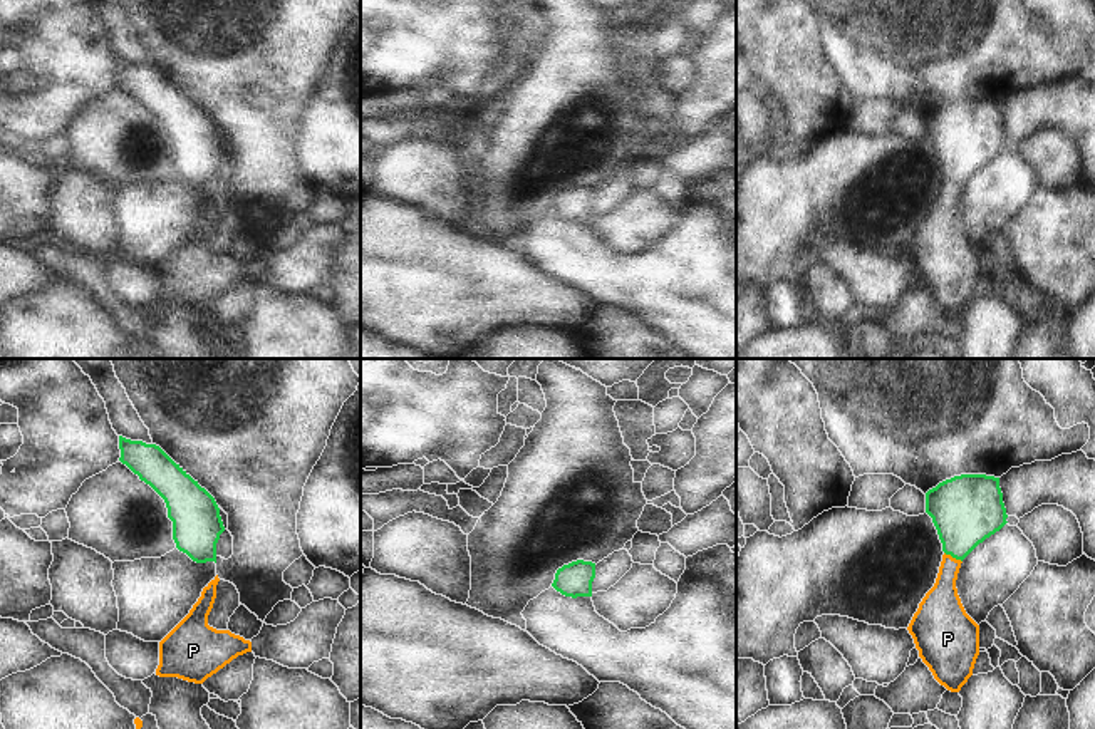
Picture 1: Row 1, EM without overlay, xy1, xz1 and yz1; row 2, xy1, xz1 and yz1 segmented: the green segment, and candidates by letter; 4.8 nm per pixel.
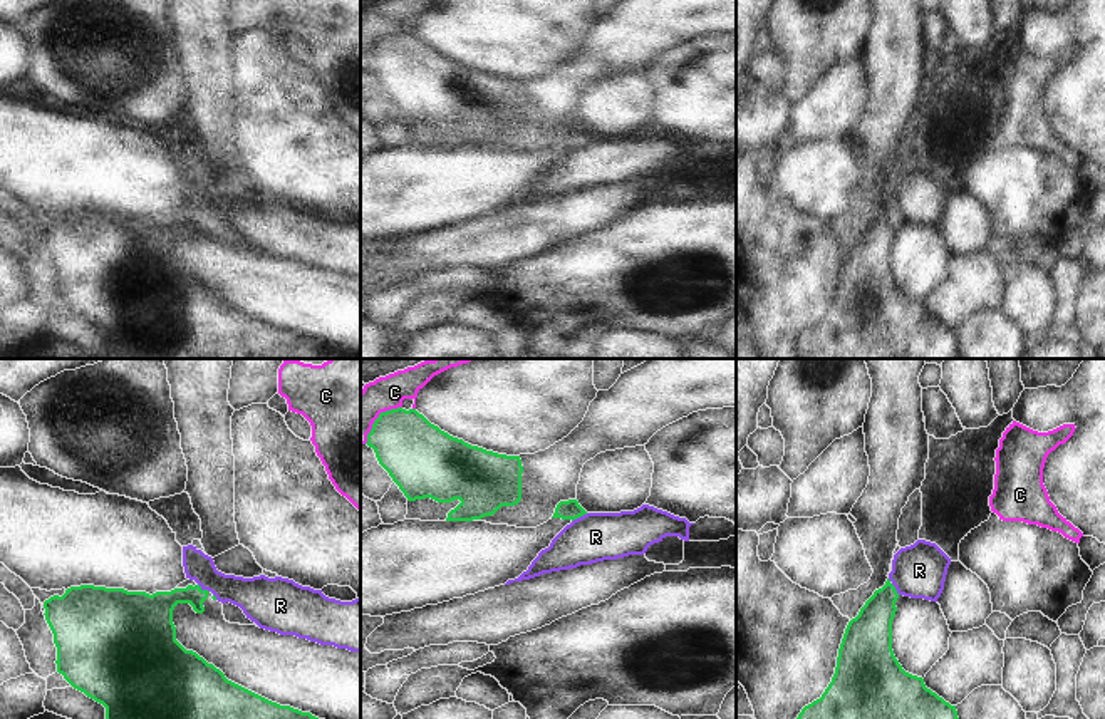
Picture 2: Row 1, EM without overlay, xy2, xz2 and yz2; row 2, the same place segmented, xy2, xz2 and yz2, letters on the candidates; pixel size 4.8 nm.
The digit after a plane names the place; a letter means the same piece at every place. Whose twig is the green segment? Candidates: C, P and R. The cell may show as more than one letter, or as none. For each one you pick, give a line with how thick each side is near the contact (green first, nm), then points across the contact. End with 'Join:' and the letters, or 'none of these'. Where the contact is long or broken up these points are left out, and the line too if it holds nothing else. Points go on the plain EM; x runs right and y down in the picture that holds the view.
P: 340 nm thick on the green side, 200 nm on the other; runs through yz1 (966, 134), (953, 181), (941, 232)
Join: P

